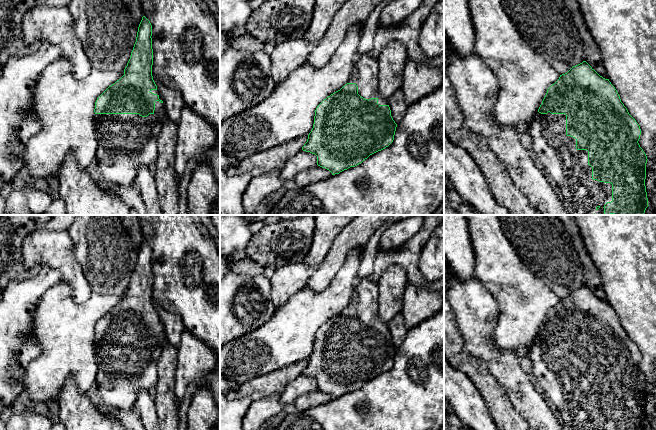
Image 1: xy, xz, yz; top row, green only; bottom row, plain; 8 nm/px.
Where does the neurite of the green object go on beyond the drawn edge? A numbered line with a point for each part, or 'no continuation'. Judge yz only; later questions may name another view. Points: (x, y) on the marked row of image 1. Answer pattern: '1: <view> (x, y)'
1: yz (568, 167)

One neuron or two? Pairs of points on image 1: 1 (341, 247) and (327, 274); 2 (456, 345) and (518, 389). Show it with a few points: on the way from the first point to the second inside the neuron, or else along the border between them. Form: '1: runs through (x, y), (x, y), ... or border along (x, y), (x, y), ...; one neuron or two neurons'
1: runs through (337, 254), (329, 267); one neuron
2: border along (469, 352), (485, 363), (488, 371), (501, 386); two neurons

